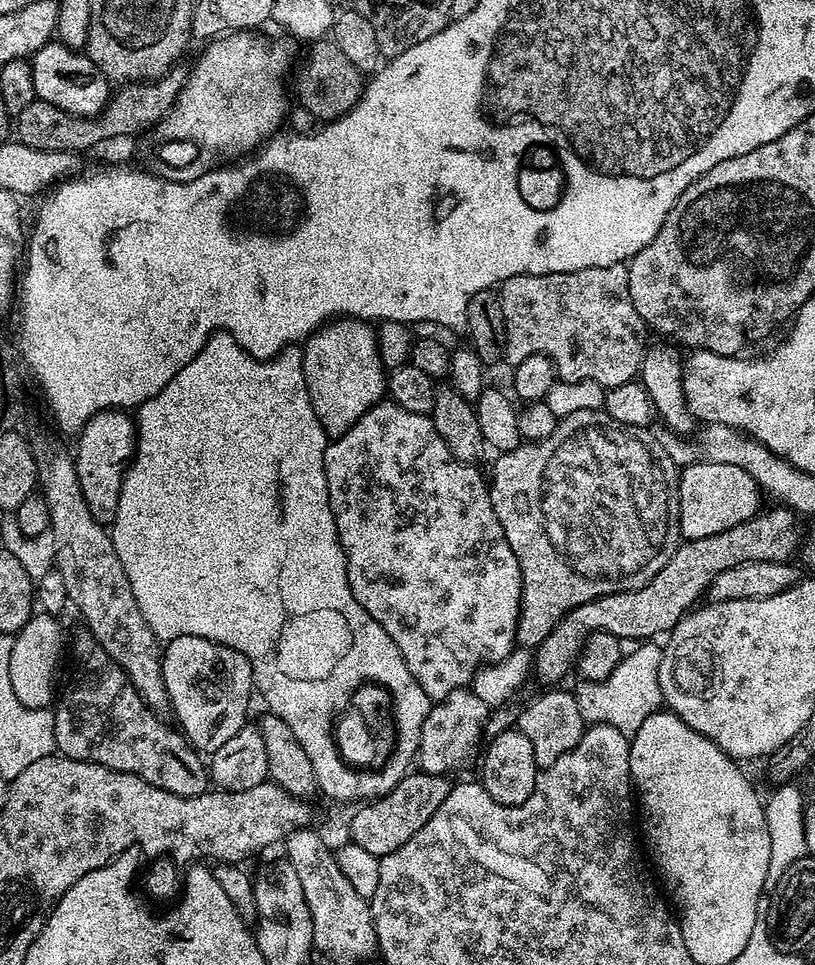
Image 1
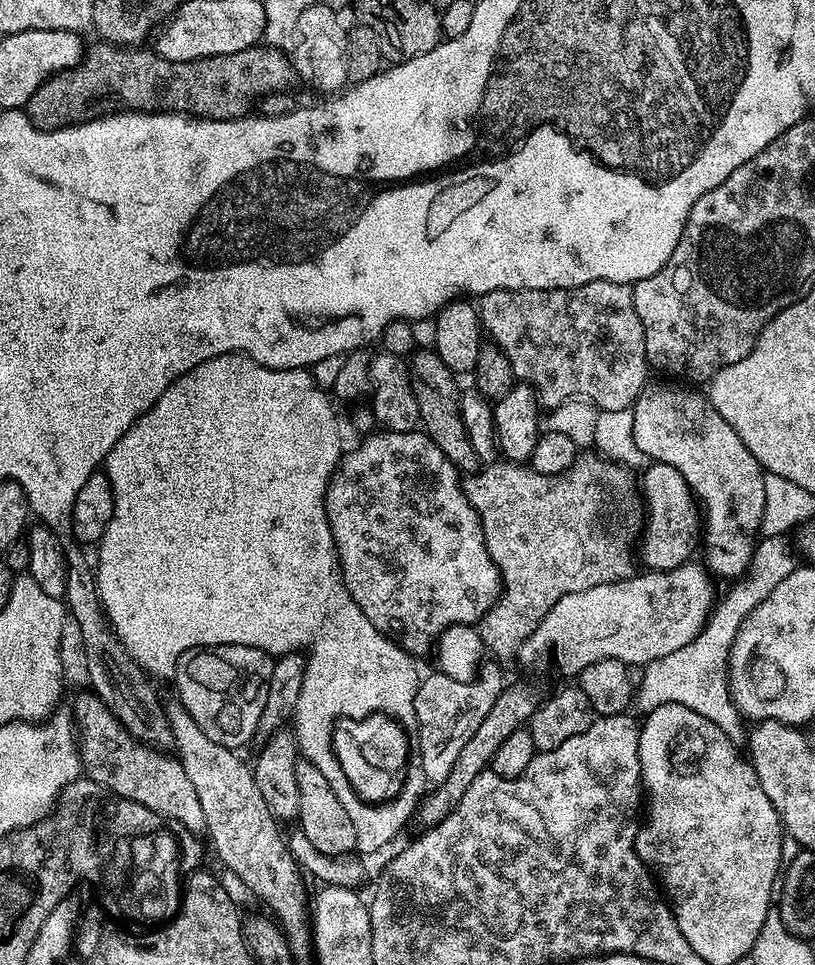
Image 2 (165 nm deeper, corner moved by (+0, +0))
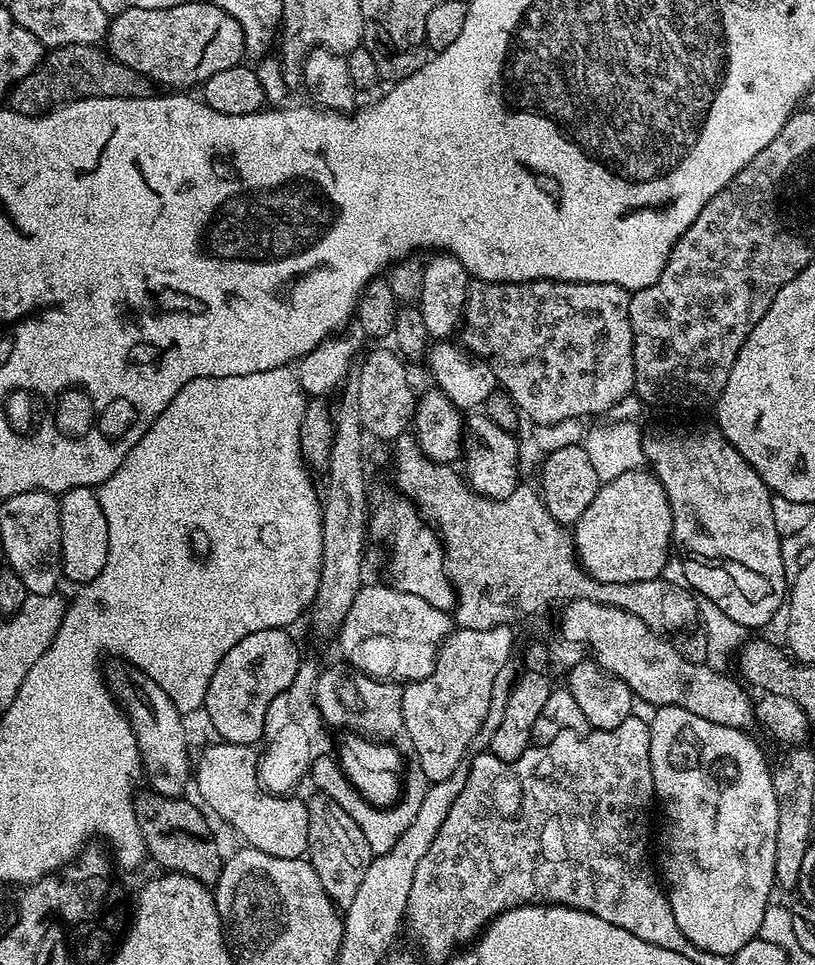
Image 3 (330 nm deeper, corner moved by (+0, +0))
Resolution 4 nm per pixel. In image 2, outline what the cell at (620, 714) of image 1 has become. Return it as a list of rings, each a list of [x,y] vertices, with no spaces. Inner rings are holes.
[[[784,536],[757,539],[746,575],[737,579],[733,583],[736,585],[715,601],[711,615],[698,636],[682,649],[643,666],[634,692],[634,704],[637,709],[641,708],[641,713],[650,713],[663,704],[681,704],[694,710],[694,714],[702,714],[702,718],[714,722],[714,726],[718,726],[732,744],[740,746],[747,741],[745,717],[740,715],[732,701],[732,691],[728,689],[728,655],[742,622],[746,622],[748,615],[772,593],[778,582],[794,574],[798,567],[797,549],[793,545],[792,549],[786,541]]]

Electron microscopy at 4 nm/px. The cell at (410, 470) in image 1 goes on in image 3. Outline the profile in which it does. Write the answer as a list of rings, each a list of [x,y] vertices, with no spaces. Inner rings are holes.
[[[395,495],[388,496],[377,504],[375,501],[370,512],[371,535],[388,540],[387,583],[399,592],[418,594],[418,598],[426,598],[430,606],[438,606],[442,611],[451,613],[456,607],[456,591],[448,581],[448,572],[444,569],[444,545],[440,533],[431,523],[426,522],[413,501],[403,495]]]

